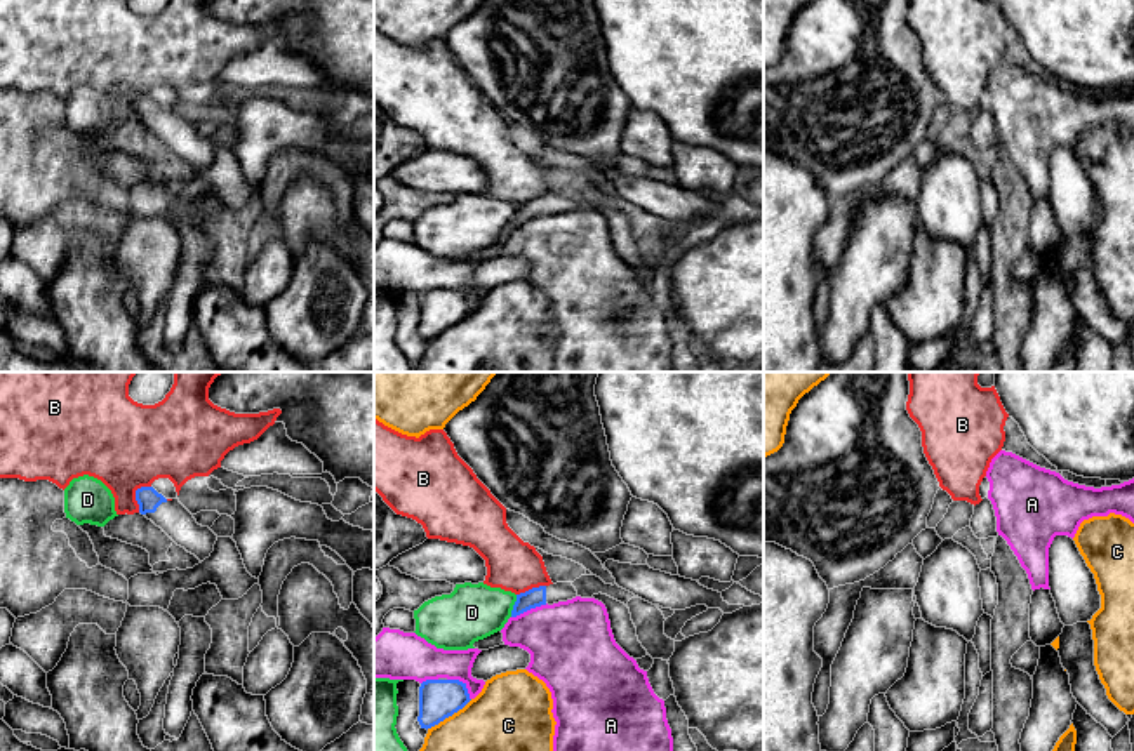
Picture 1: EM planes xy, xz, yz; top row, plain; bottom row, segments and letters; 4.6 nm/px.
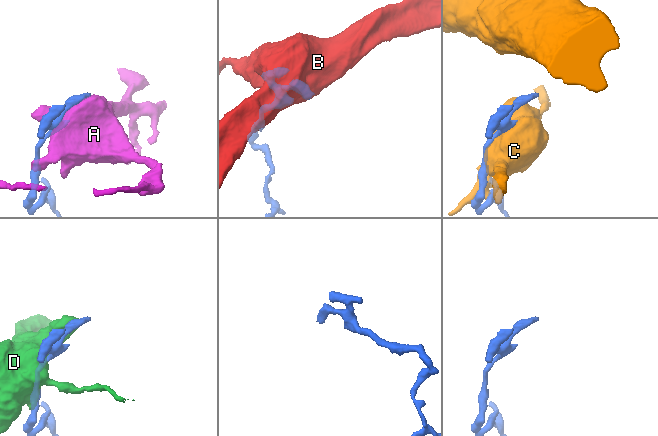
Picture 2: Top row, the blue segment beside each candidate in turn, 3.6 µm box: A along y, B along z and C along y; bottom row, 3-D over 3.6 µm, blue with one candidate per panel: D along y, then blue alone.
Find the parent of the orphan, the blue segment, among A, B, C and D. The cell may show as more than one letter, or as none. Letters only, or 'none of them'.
none of them

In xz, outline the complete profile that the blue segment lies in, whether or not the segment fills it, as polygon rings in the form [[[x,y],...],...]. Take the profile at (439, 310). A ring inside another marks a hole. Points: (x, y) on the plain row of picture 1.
[[[426,290],[419,297],[421,339],[431,339],[470,313],[466,294],[459,290]]]

